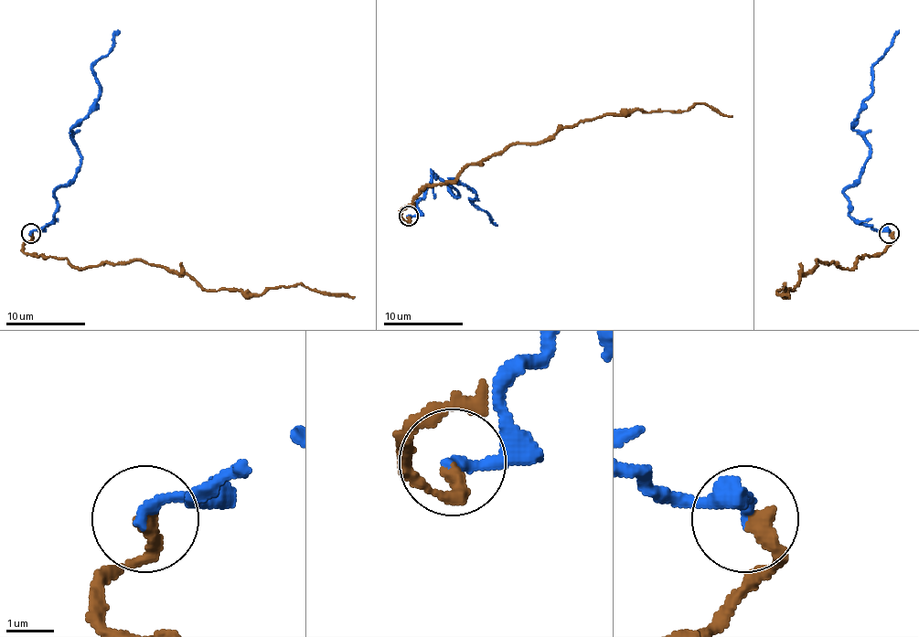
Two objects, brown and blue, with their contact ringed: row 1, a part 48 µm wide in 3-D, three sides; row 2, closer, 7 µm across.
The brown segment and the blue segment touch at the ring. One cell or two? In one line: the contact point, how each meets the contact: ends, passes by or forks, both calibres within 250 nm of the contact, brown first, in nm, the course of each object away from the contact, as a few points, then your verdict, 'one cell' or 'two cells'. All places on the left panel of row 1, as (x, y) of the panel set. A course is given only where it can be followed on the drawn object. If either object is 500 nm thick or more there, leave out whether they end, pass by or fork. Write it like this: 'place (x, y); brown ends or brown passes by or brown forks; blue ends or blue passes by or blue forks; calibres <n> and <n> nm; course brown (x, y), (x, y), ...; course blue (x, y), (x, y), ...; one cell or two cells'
place (31, 233); brown ends; blue ends; calibres 360 and 240 nm; course brown (31, 233), (23, 251), (79, 269), (147, 260), (191, 275), (208, 291), (257, 295), (304, 285), (355, 297); course blue (31, 233), (53, 219), (55, 193), (75, 175), (75, 125), (99, 95), (93, 65), (113, 46), (117, 29); two cells

